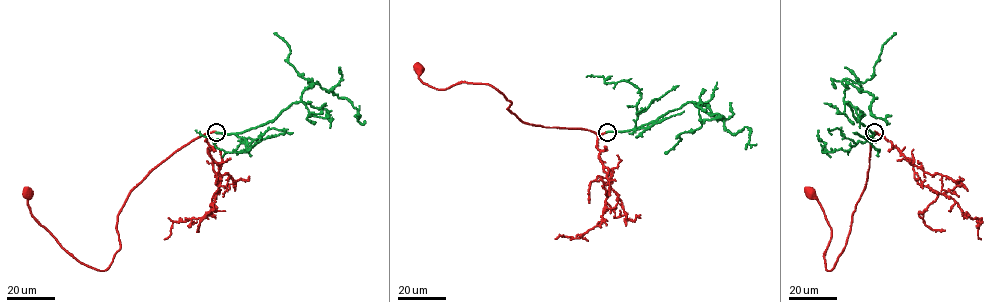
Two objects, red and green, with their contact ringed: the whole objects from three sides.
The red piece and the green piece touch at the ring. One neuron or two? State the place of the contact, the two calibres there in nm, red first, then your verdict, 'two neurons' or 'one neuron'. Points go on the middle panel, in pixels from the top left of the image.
at (607, 132); 240 nm thick on the red side, 280 nm on the other; one neuron

